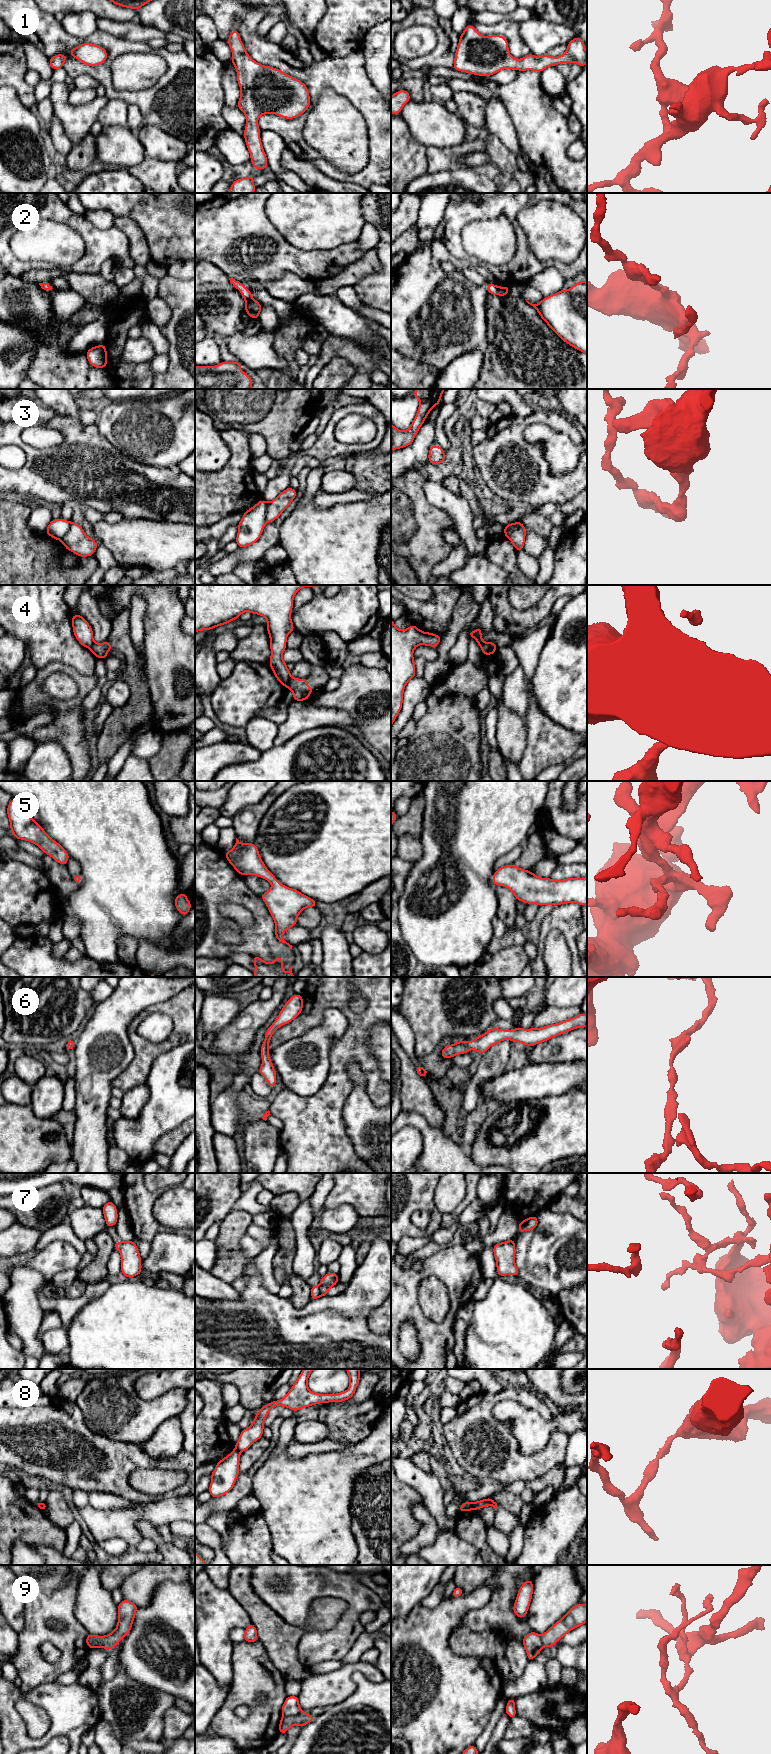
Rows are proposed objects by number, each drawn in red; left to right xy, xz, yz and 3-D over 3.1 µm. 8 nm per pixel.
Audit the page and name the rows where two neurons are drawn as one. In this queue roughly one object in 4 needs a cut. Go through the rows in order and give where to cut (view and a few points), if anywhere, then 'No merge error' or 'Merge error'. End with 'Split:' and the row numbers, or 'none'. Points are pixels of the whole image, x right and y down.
1: No split. No merge error
2: No split. No merge error
3: Split along yz (524, 528), (513, 527), (504, 532). Merge error
4: Split along xz (291, 676), (286, 686). Merge error
5: No split. No merge error
6: No split. No merge error
7: Split along xz (318, 1286), (321, 1296). Merge error
8: Split along yz (472, 1503), (473, 1509). Merge error
9: Split along xz (302, 1712), (296, 1715), (283, 1716). Merge error
Split: 3, 4, 7, 8, 9

